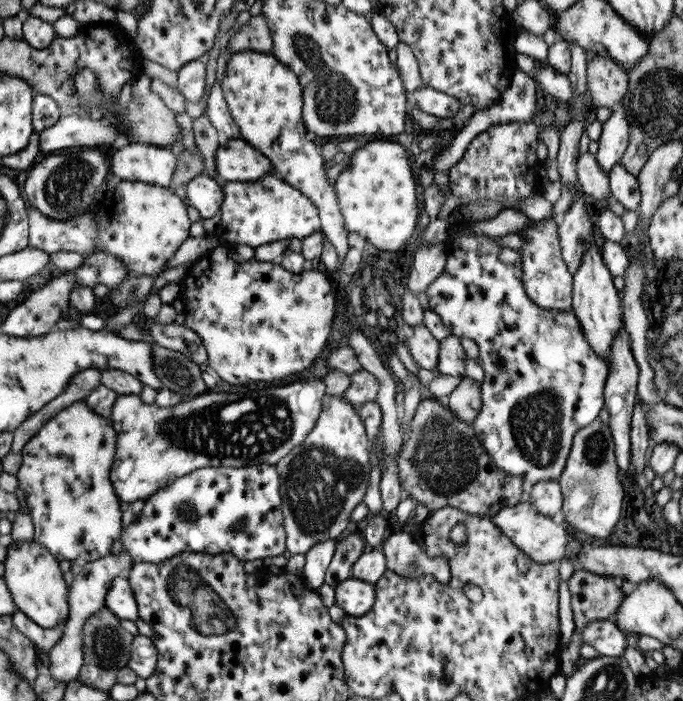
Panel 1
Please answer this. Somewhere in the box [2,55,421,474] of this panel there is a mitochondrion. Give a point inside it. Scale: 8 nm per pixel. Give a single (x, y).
(257, 430)

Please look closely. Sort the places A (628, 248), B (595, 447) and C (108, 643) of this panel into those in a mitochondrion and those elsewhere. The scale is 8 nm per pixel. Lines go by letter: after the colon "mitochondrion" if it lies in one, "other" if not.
A: other
B: mitochondrion
C: mitochondrion

